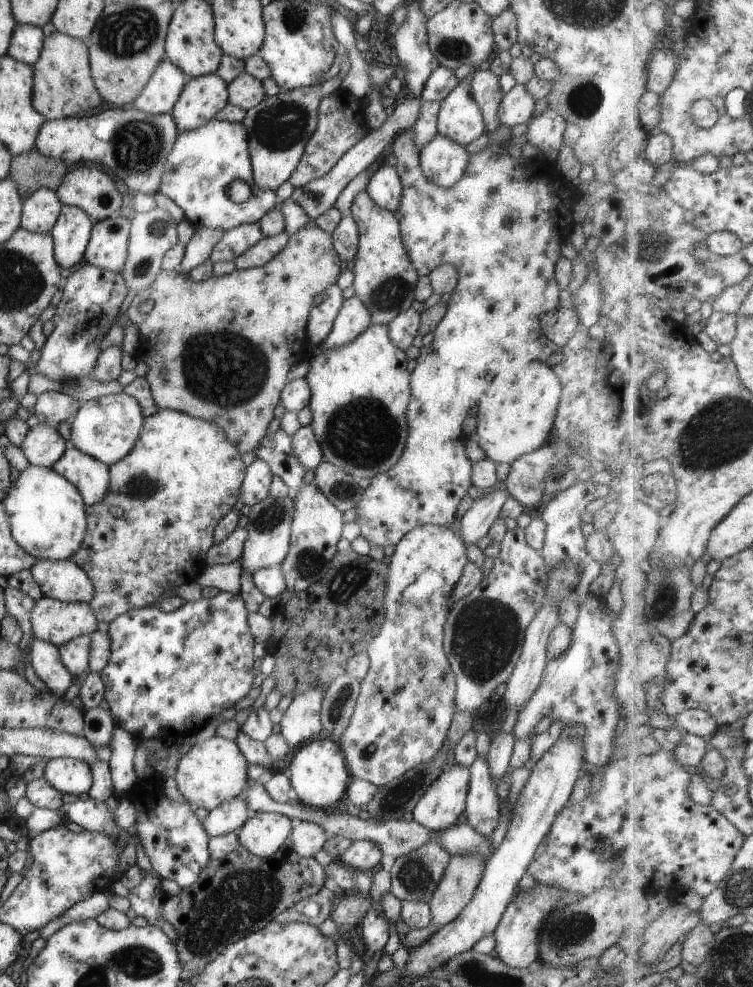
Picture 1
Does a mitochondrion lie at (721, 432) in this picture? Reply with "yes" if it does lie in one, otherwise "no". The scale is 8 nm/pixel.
yes

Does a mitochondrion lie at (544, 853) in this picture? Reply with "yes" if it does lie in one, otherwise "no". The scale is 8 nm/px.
no

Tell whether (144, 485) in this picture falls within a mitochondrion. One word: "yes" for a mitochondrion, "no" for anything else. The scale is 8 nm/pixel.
yes

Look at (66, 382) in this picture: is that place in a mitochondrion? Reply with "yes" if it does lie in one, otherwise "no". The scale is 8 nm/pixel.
no

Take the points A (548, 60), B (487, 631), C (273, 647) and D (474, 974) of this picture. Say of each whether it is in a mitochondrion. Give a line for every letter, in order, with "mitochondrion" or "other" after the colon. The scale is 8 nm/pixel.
A: other
B: mitochondrion
C: other
D: mitochondrion

